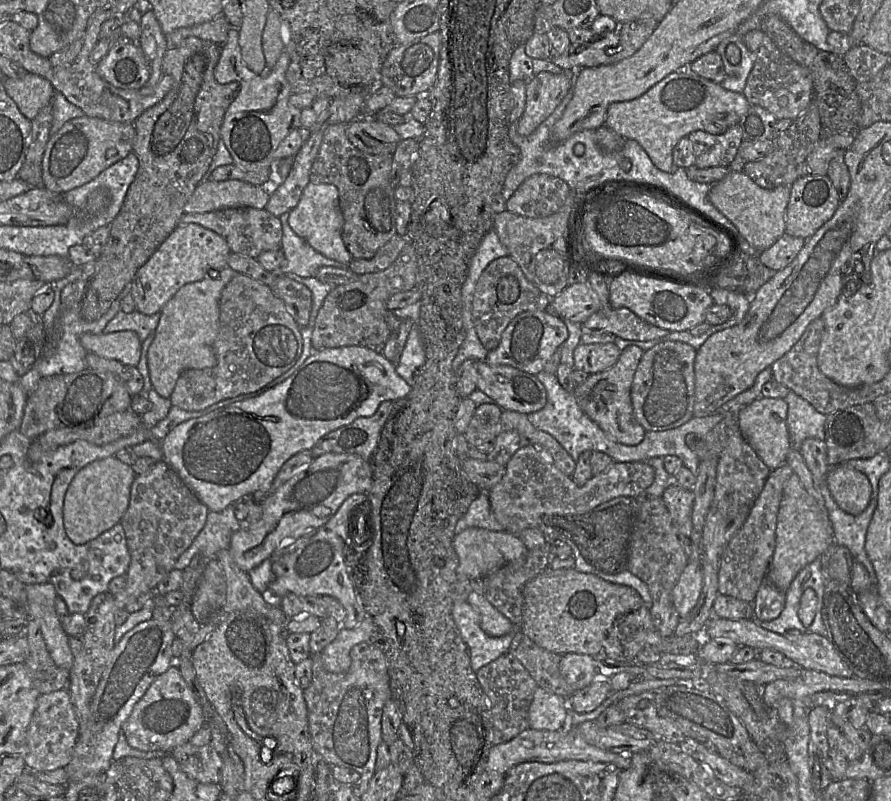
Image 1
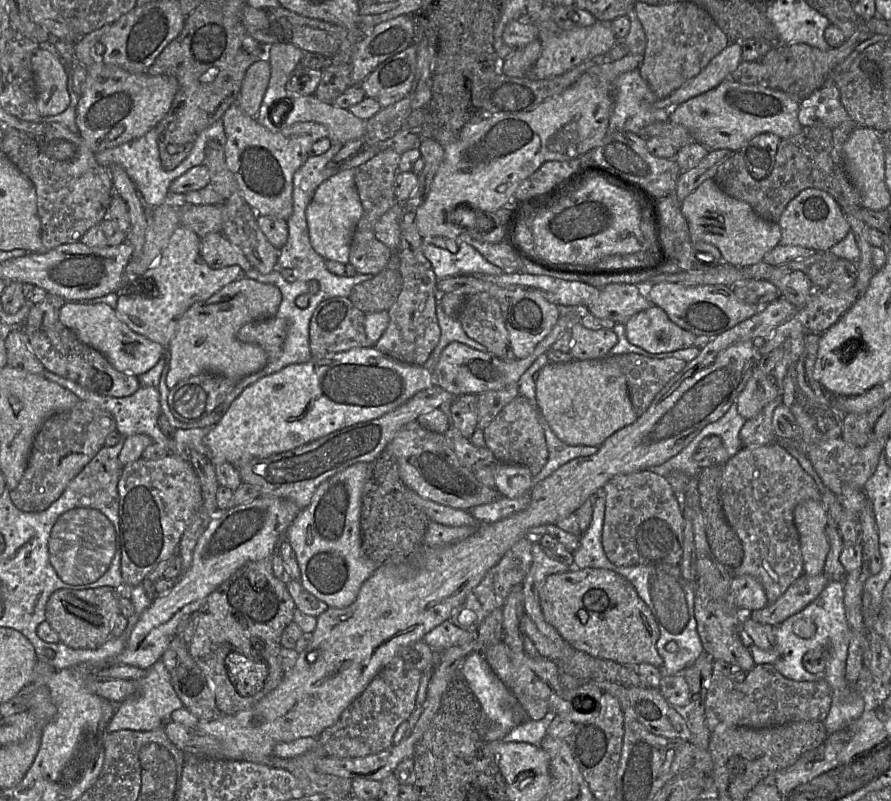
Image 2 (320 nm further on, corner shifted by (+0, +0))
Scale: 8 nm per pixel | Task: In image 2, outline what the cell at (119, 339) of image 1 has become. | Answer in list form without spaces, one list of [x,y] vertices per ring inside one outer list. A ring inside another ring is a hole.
[[[66,302],[60,309],[59,321],[72,330],[82,343],[102,353],[116,370],[136,377],[149,371],[166,350],[166,347],[133,332],[105,303]]]

